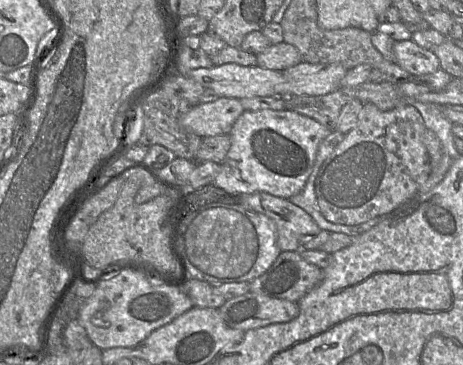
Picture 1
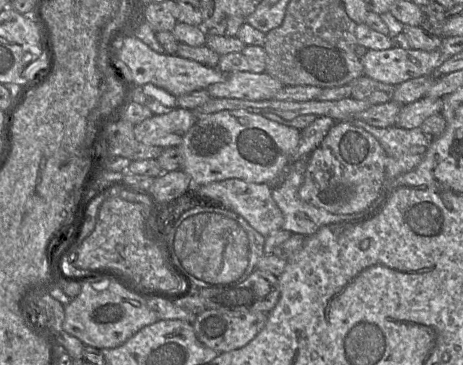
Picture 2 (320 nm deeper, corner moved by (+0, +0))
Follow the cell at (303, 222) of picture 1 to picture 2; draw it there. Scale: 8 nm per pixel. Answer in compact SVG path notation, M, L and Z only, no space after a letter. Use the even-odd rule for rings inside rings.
M228 179L196 187L196 192L214 199L220 206L242 216L264 237L282 229L284 215L273 199L273 188L266 183L254 183L242 179Z

